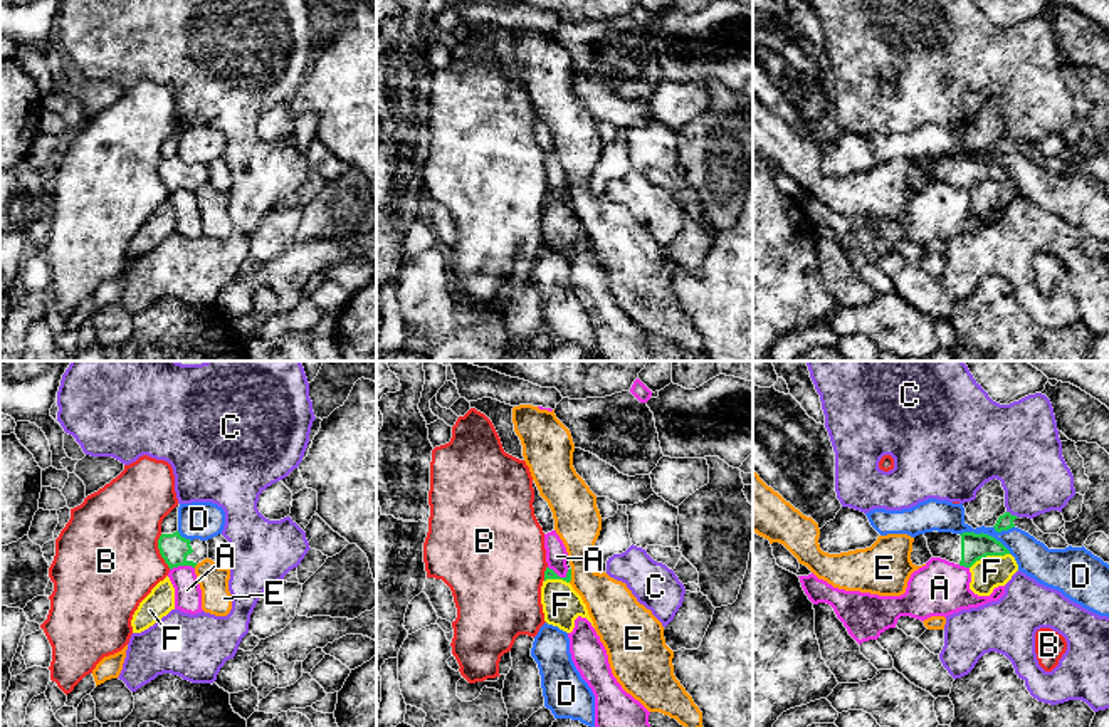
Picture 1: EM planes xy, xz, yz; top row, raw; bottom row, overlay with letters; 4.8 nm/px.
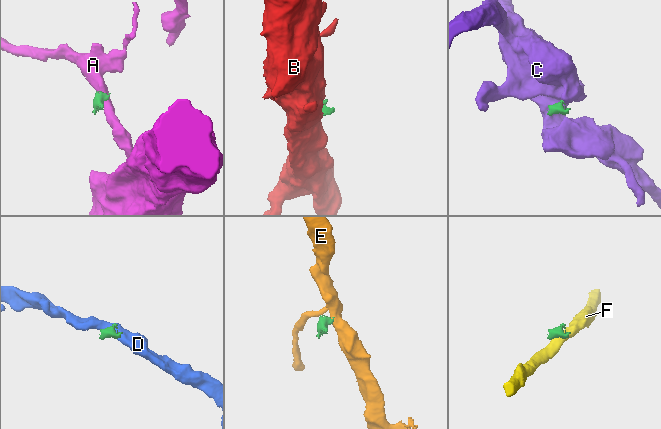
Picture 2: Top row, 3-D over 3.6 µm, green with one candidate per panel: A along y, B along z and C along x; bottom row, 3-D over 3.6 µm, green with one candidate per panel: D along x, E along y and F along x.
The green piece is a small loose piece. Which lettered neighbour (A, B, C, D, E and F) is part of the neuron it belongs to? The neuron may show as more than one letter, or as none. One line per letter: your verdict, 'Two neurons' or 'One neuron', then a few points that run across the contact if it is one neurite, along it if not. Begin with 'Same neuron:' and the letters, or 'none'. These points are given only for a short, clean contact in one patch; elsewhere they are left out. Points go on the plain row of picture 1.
Same neuron: none
A: Two neurons. Line: xz (548, 190), (560, 200), (567, 200)
B: Two neurons. Line: xy (160, 158), (158, 177), (170, 192)
C: Two neurons. Line: yz (1007, 135), (1017, 141)
D: Two neurons. Line: yz (960, 156), (987, 156), (1010, 177)
E: Two neurons. Line: xz (572, 193), (568, 205)
F: Two neurons. Line: yz (1009, 177), (983, 180), (970, 192)

